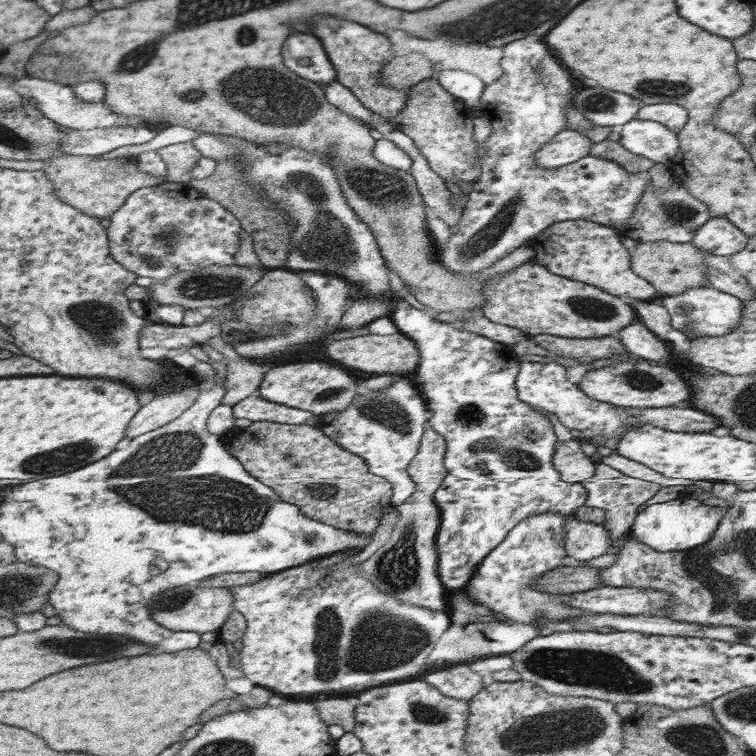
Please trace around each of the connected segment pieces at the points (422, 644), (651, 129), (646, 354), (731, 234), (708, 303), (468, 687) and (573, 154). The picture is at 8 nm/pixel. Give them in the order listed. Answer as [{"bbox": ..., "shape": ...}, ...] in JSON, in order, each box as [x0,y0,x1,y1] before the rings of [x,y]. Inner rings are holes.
[{"bbox":[227,560,447,694],"shape":[[[316,560],[270,573],[255,584],[227,588],[233,597],[233,610],[245,619],[241,639],[239,669],[244,677],[259,687],[293,694],[333,694],[349,690],[365,690],[371,686],[405,680],[425,670],[425,658],[433,650],[433,642],[447,628],[446,611],[429,610],[404,603],[379,591],[374,583],[363,578],[359,564],[341,568],[317,566]]]},{"bbox":[618,119,677,163],"shape":[[[631,119],[621,125],[618,143],[629,152],[654,163],[671,160],[677,152],[676,133],[652,120]]]},{"bbox":[619,322,673,365],"shape":[[[641,322],[627,325],[619,337],[627,352],[637,358],[655,362],[656,365],[668,365],[671,360],[673,352],[667,352],[663,341],[647,330]]]},{"bbox":[690,216,748,256],"shape":[[[711,216],[709,220],[695,232],[690,243],[699,247],[704,253],[715,256],[729,256],[741,250],[748,241],[748,236],[733,226],[723,217]]]},{"bbox":[662,287,742,340],"shape":[[[691,287],[681,294],[664,295],[662,305],[669,314],[671,328],[683,332],[688,340],[697,337],[723,336],[733,331],[741,322],[742,301],[713,287]]]},{"bbox":[419,665,483,701],"shape":[[[466,665],[451,666],[439,672],[428,672],[419,679],[428,682],[447,698],[465,701],[471,700],[483,688],[481,676]]]},{"bbox":[535,130,592,169],"shape":[[[563,130],[538,150],[535,163],[543,169],[568,166],[589,153],[592,142],[581,131]]]}]

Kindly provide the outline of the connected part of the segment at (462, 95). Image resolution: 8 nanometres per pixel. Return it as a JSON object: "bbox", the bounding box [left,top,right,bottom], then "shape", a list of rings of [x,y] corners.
{"bbox":[436,70,485,109],"shape":[[[443,70],[443,72],[439,72],[439,78],[436,82],[450,96],[453,96],[466,107],[475,109],[479,107],[479,97],[481,97],[485,87],[479,78],[475,78],[471,74],[461,74],[457,70]]]}

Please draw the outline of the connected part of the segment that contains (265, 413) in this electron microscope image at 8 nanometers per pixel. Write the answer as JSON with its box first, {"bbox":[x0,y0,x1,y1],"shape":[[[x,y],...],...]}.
{"bbox":[232,396,314,425],"shape":[[[249,396],[234,404],[232,413],[234,418],[247,418],[252,422],[267,421],[292,425],[303,424],[314,416],[312,412],[269,402],[259,396]]]}

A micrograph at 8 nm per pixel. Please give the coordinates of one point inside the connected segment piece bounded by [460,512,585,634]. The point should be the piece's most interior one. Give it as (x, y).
(505, 582)

